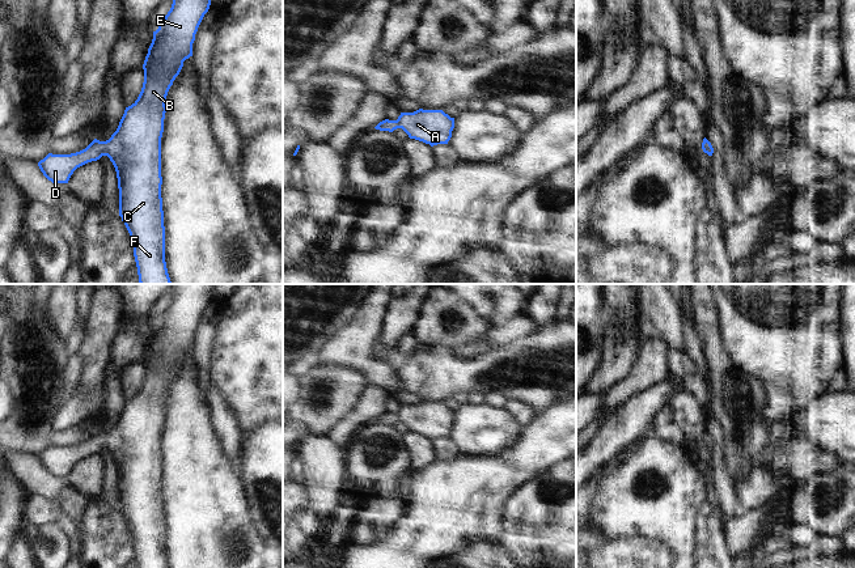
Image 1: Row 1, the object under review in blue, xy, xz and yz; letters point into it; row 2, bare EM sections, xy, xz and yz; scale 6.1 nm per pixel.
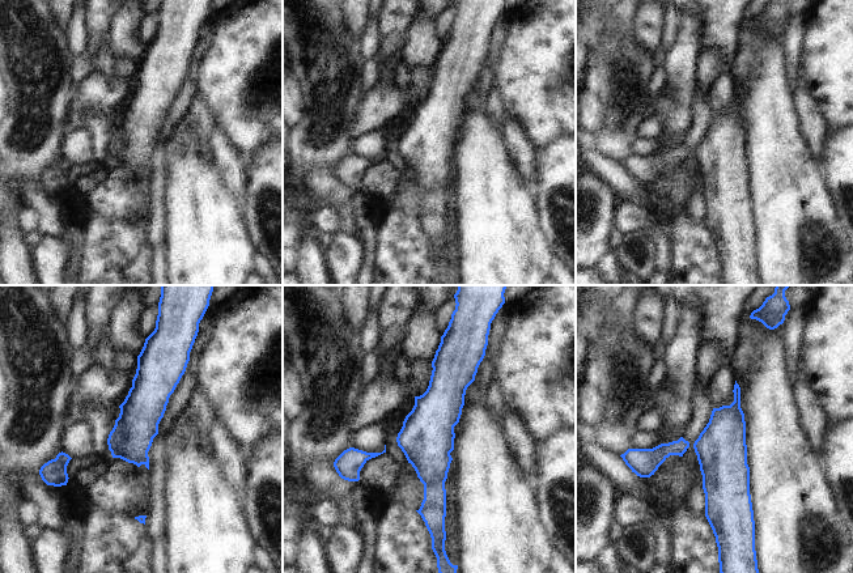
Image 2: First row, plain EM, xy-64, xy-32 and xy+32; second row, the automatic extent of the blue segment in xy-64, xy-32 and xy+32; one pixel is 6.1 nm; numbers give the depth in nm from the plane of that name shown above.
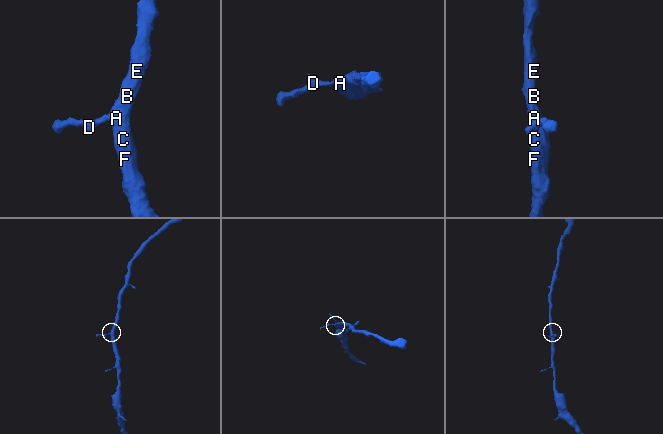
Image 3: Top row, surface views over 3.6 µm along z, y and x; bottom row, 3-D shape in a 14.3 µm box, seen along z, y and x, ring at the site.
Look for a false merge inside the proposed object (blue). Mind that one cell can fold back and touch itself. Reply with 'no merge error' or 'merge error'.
no merge error

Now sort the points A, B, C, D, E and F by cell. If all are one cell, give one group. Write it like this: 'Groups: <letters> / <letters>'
Groups: A B C D E F

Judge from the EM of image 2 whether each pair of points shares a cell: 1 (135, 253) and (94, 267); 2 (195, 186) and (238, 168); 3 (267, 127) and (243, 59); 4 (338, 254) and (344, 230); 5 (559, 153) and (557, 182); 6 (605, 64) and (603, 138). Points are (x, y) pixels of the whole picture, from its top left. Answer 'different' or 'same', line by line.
1: same
2: different
3: same
4: different
5: same
6: same

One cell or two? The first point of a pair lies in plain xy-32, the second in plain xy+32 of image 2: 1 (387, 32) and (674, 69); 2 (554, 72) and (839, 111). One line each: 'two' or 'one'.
1: one
2: one

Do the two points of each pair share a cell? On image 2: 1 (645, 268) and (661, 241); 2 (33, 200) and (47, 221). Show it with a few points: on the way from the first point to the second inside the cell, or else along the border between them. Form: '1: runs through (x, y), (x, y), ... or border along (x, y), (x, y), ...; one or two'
1: border along (629, 236), (643, 232), (652, 241), (654, 268); two
2: runs through (38, 206), (47, 216); one

